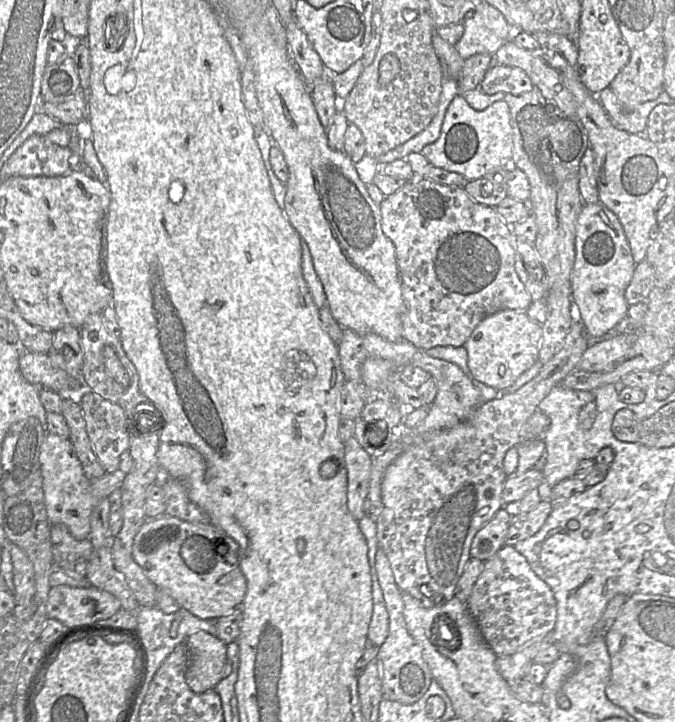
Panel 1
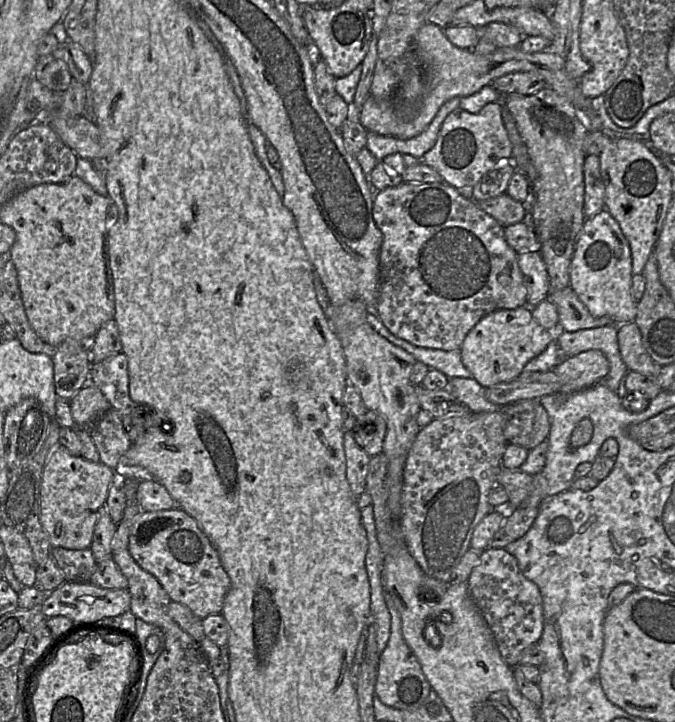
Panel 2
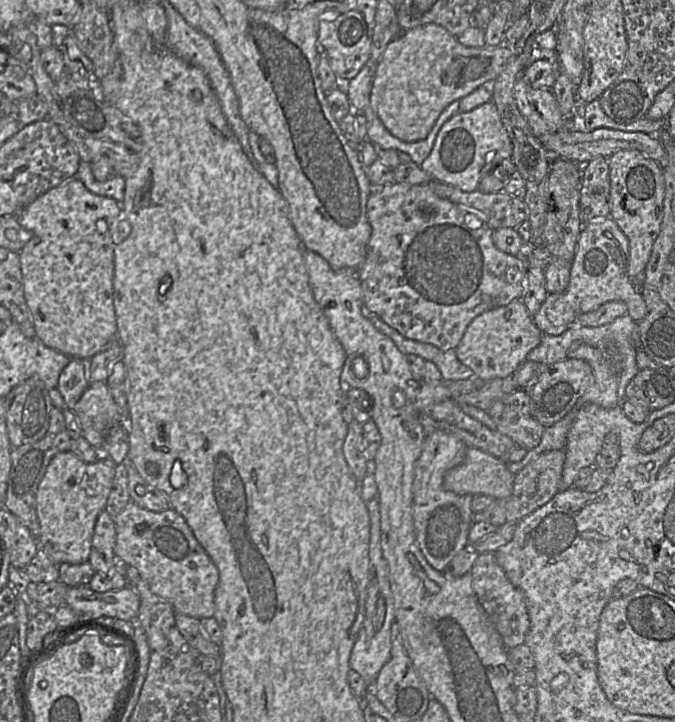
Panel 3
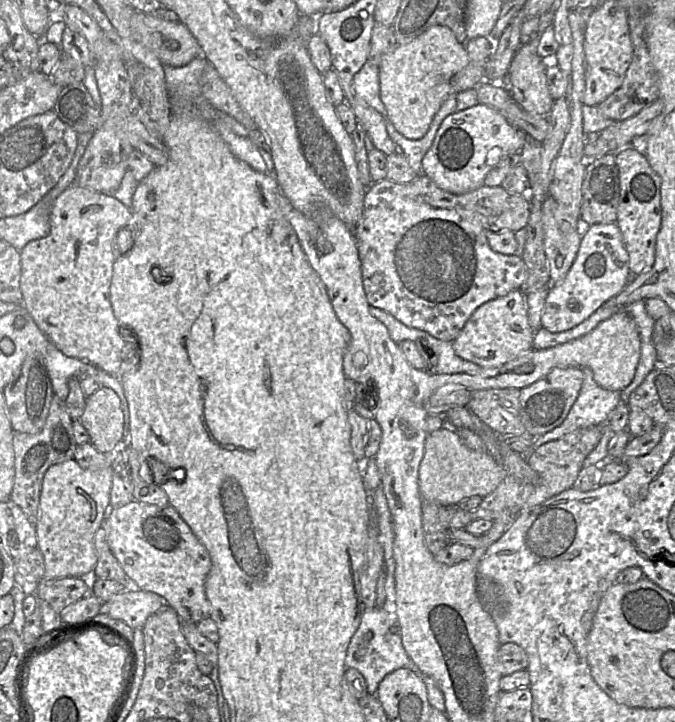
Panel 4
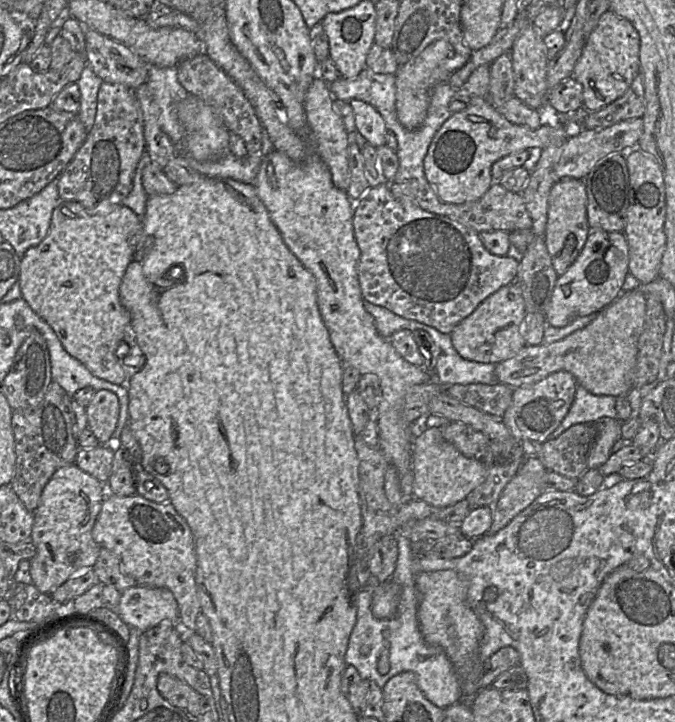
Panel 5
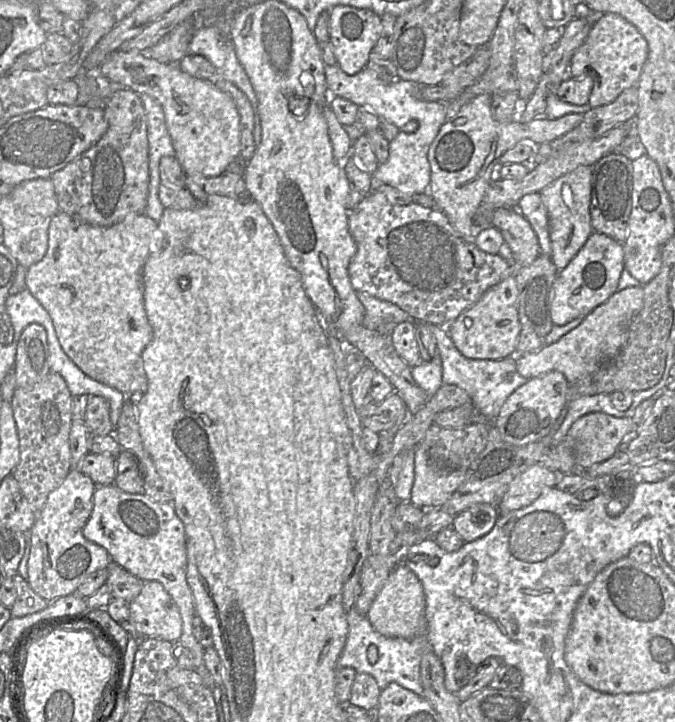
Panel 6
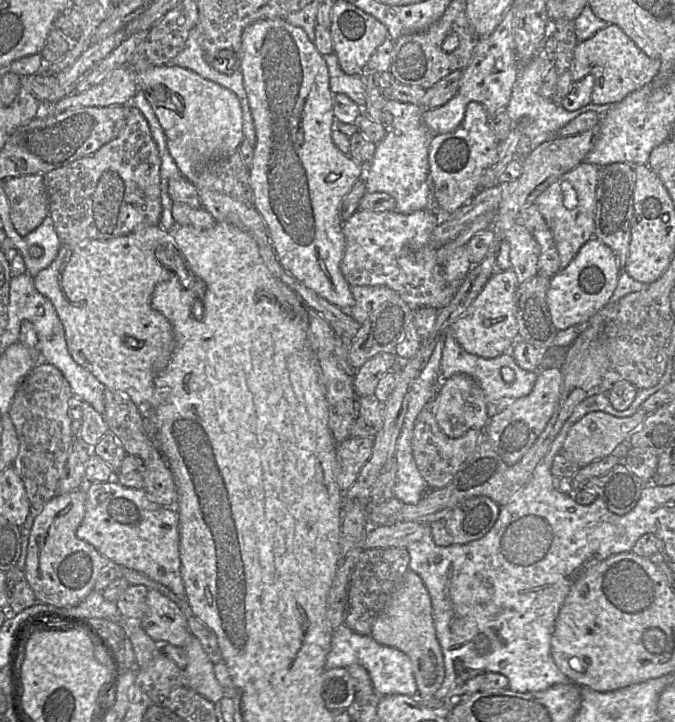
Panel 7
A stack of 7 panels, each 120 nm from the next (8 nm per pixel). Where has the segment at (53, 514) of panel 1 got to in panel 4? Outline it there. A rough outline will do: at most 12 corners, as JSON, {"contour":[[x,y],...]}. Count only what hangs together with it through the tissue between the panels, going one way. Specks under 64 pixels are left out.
{"contour":[[70,459],[42,481],[45,580],[91,578],[111,466]]}

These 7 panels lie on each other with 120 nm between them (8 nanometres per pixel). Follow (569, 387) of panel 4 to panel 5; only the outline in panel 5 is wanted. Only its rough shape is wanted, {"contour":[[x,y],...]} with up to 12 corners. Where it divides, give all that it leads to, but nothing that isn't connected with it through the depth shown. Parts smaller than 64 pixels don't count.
{"contour":[[561,370],[515,388],[501,420],[517,441],[543,443],[577,386]]}

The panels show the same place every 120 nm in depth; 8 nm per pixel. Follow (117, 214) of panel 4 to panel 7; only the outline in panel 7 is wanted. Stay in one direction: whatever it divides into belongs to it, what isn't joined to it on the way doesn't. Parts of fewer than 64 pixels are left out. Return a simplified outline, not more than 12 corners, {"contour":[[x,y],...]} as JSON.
{"contour":[[160,225],[63,244],[34,277],[73,359],[149,407],[174,349]]}

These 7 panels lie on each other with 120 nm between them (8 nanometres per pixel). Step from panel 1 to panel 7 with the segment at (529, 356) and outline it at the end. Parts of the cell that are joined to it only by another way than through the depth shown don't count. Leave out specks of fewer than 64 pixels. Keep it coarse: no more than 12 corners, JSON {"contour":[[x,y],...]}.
{"contour":[[496,271],[451,333],[495,358],[519,339],[516,273]]}

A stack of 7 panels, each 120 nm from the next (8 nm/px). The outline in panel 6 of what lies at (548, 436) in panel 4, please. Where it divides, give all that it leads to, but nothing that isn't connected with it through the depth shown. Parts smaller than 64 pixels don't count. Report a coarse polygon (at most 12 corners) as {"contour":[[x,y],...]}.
{"contour":[[608,394],[580,396],[568,404],[566,416],[553,435],[552,446],[582,416],[604,413],[632,418],[634,410],[616,410]]}

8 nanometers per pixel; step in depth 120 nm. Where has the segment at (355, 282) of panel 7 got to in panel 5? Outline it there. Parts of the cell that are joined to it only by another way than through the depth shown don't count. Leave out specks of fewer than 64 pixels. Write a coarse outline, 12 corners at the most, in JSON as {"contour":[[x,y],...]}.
{"contour":[[395,197],[354,202],[364,300],[451,334],[514,283],[479,232]]}

